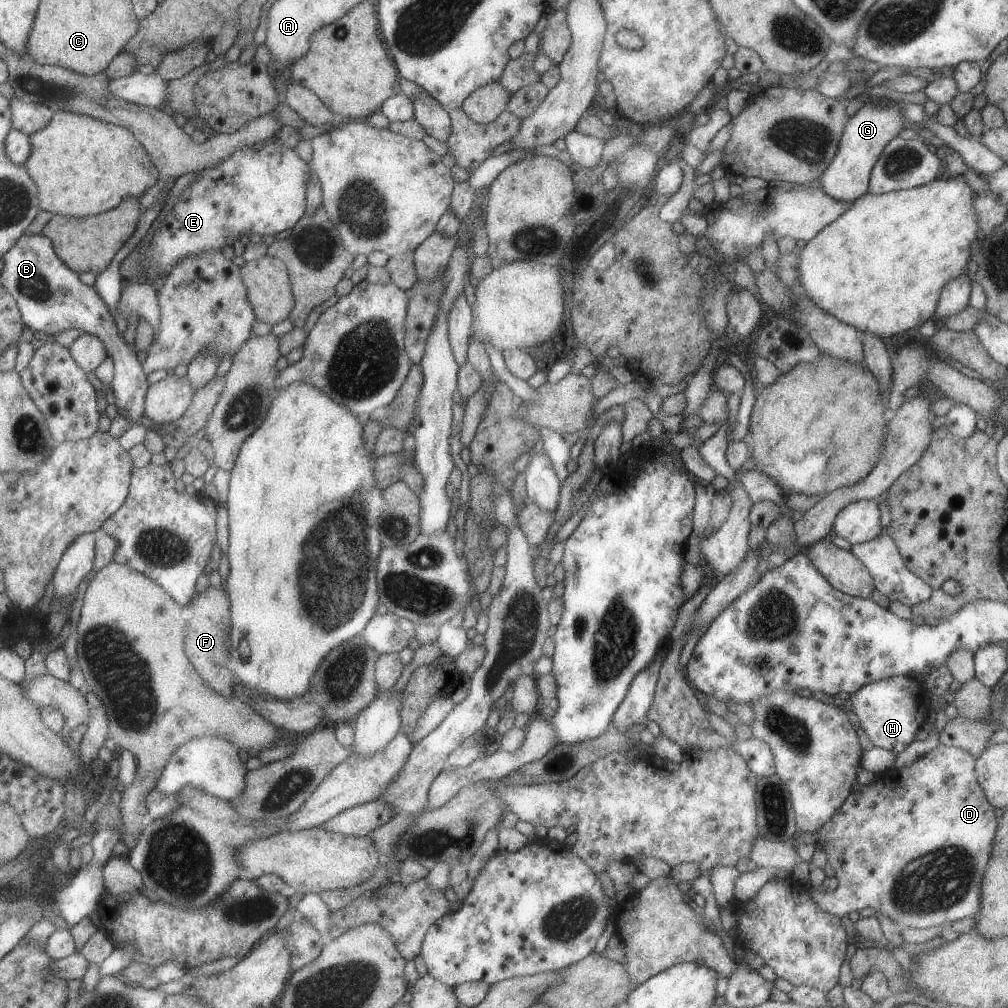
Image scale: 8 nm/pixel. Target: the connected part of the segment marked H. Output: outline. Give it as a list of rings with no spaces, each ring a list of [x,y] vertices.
[[[892,676],[881,679],[859,688],[850,694],[853,712],[859,720],[860,727],[875,747],[896,755],[913,742],[915,733],[925,723],[931,704],[929,692],[924,690],[923,683],[908,676]]]

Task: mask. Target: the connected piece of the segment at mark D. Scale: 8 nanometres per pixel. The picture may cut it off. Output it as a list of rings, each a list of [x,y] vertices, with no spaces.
[[[937,745],[925,753],[917,761],[904,770],[887,769],[875,778],[870,784],[851,791],[845,798],[837,812],[817,832],[817,842],[826,852],[826,860],[834,869],[834,876],[838,880],[833,894],[815,894],[815,904],[827,914],[841,918],[852,910],[860,911],[862,908],[873,908],[876,913],[887,915],[902,928],[929,928],[931,926],[951,923],[961,918],[977,917],[980,912],[980,897],[982,896],[982,878],[990,861],[990,854],[999,818],[995,817],[994,806],[985,798],[983,789],[979,786],[974,771],[975,758],[967,751],[957,747]]]

